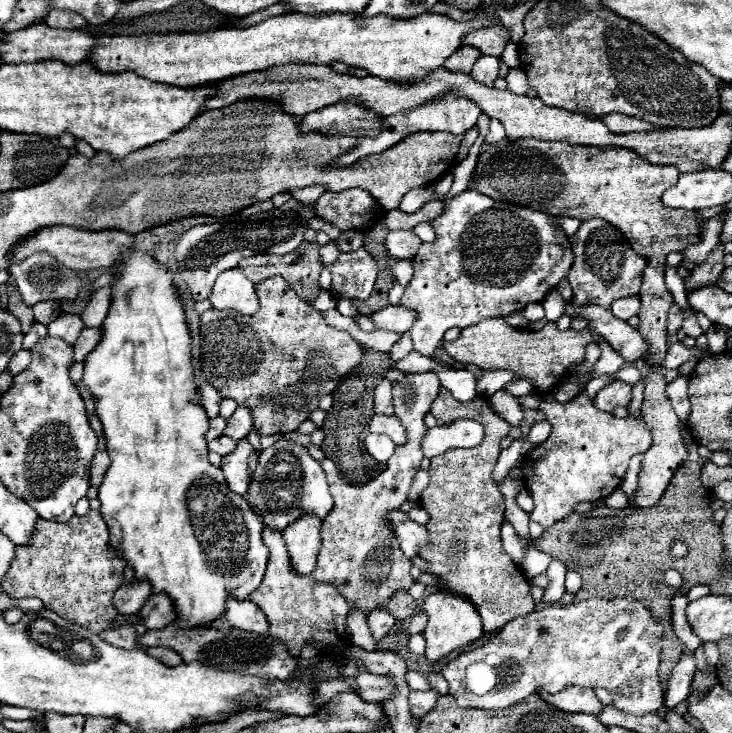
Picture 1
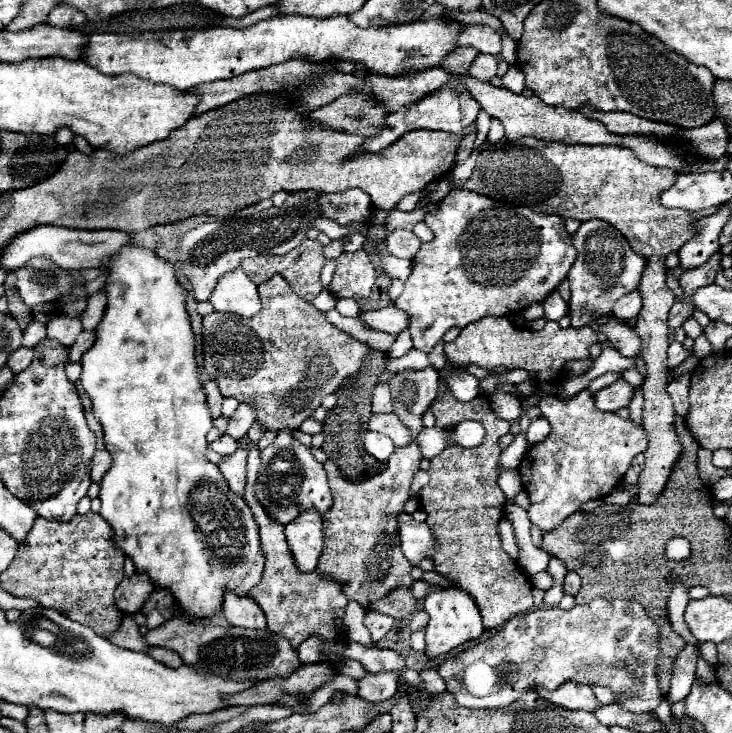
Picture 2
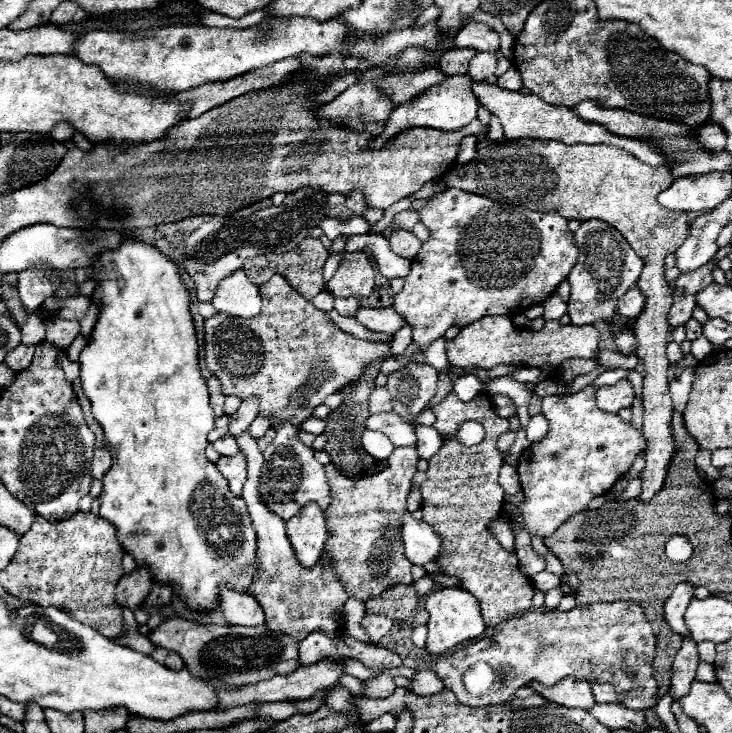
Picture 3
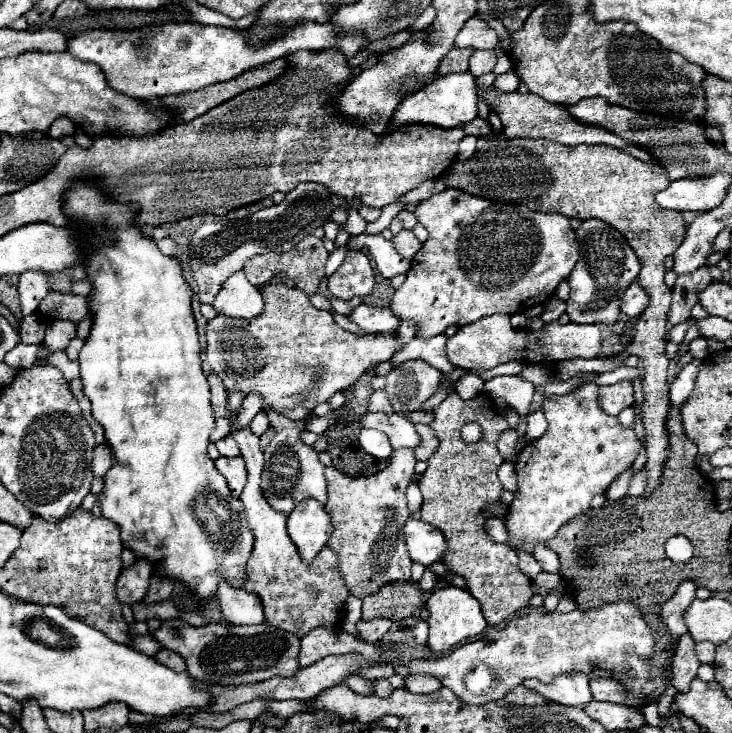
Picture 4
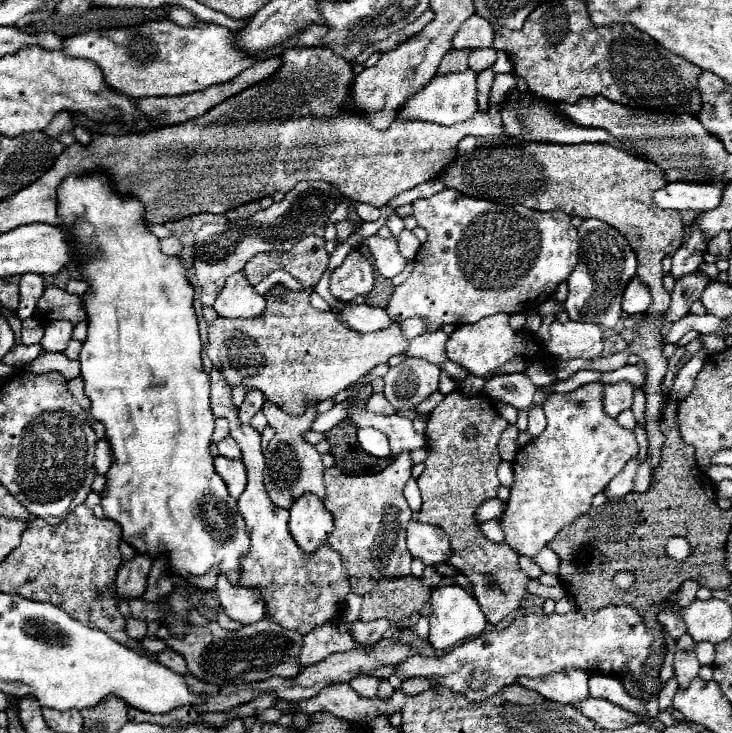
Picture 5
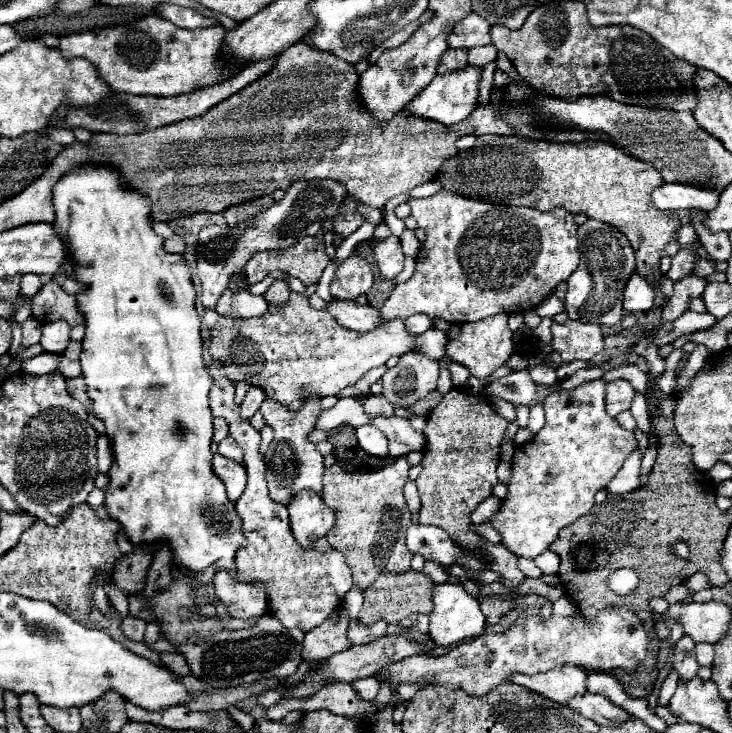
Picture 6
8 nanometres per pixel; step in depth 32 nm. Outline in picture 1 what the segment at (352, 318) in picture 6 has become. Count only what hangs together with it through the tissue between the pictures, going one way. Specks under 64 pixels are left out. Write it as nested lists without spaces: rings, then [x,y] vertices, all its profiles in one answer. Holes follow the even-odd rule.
[[[386,306],[384,310],[370,314],[370,318],[378,328],[384,328],[390,332],[408,332],[416,322],[416,312],[404,306]]]

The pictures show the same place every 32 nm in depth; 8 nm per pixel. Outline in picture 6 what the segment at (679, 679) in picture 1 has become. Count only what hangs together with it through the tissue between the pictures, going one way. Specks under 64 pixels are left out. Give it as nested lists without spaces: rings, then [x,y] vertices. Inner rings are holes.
[[[682,636],[674,648],[674,670],[682,682],[688,682],[698,672],[698,662],[694,656],[694,642],[690,636]]]

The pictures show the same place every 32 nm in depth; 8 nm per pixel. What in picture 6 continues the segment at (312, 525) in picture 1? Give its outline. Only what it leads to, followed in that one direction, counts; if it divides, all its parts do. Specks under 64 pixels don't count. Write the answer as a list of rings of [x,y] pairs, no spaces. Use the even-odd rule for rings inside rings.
[[[302,490],[298,496],[294,496],[288,512],[290,530],[302,548],[312,548],[318,538],[324,538],[330,532],[336,520],[334,510],[330,510],[312,490]]]

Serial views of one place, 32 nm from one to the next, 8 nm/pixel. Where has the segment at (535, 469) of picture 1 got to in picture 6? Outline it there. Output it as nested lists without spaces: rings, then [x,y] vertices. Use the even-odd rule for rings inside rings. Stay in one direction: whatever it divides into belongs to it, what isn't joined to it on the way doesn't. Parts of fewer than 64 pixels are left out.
[[[592,380],[568,392],[556,390],[548,394],[544,400],[546,426],[530,442],[516,448],[512,458],[512,480],[508,484],[508,496],[502,502],[500,512],[490,518],[490,522],[502,534],[502,544],[506,544],[516,556],[536,558],[556,540],[564,526],[588,514],[594,506],[596,492],[606,488],[606,484],[622,468],[624,460],[638,448],[634,432],[624,430],[616,418],[604,412],[604,386],[604,380]]]

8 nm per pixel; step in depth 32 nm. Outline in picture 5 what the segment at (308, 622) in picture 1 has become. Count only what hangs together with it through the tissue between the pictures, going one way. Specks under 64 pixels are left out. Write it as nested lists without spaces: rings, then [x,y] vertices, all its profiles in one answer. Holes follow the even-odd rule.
[[[218,370],[210,372],[210,388],[212,388],[212,412],[216,418],[226,418],[230,422],[230,436],[238,442],[242,450],[242,460],[248,470],[248,484],[238,498],[238,508],[246,520],[246,530],[250,534],[250,552],[242,560],[242,576],[240,584],[246,588],[258,588],[264,596],[266,616],[280,624],[282,628],[296,630],[302,636],[312,628],[332,622],[340,616],[346,594],[350,592],[348,576],[342,566],[340,554],[332,550],[326,542],[312,554],[304,556],[298,544],[292,540],[288,532],[288,512],[276,508],[266,494],[262,482],[264,456],[260,450],[260,434],[246,424],[240,424],[238,410],[232,406],[232,388],[226,384],[224,376]]]

